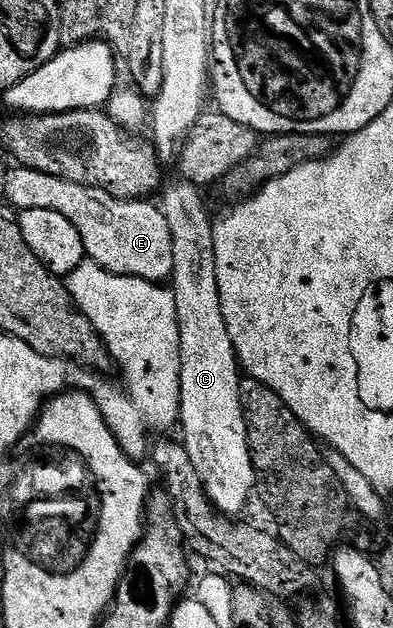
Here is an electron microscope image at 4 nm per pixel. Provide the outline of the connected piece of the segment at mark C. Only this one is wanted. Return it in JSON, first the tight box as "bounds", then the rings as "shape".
{"bounds":[159,180,257,516],"shape":[[[176,180],[171,186],[166,185],[159,194],[159,205],[171,228],[173,241],[173,277],[171,289],[177,305],[179,336],[181,337],[181,413],[179,430],[185,433],[183,445],[191,456],[191,464],[199,472],[205,485],[210,502],[225,516],[237,516],[237,513],[255,494],[257,473],[249,451],[247,424],[241,407],[242,371],[239,369],[237,353],[227,332],[227,320],[223,320],[221,301],[219,300],[219,280],[215,276],[215,236],[214,219],[209,219],[209,210],[205,207],[205,198],[194,183]]]}

